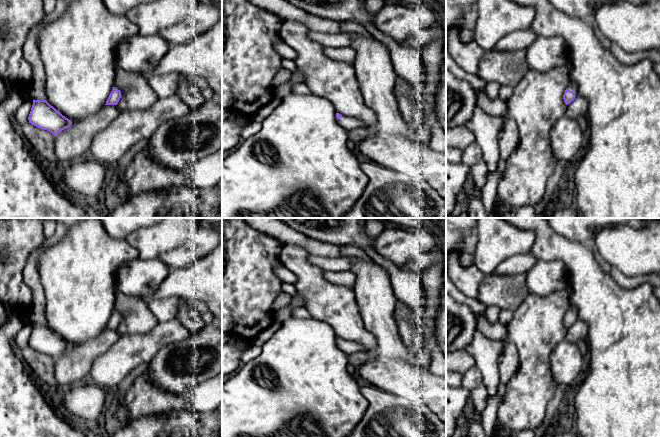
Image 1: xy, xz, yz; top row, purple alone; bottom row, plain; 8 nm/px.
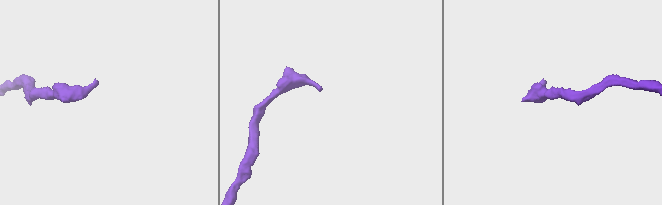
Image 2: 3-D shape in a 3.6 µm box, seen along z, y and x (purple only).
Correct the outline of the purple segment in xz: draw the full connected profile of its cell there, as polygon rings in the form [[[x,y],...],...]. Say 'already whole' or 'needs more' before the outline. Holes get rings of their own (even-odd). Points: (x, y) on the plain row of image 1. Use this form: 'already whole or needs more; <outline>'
needs more; [[[336,337],[336,342],[339,349],[343,351],[347,356],[353,353],[365,351],[365,348],[361,344],[353,341],[344,340],[339,337]]]

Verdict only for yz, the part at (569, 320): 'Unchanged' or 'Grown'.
Grown

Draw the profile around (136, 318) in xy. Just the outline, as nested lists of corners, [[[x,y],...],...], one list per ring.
[[[116,291],[114,311],[122,316],[117,328],[120,337],[150,332],[158,321],[150,312],[146,302],[139,297],[130,297]]]

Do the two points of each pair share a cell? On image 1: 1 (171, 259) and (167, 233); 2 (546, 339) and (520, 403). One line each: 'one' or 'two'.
1: two
2: one

